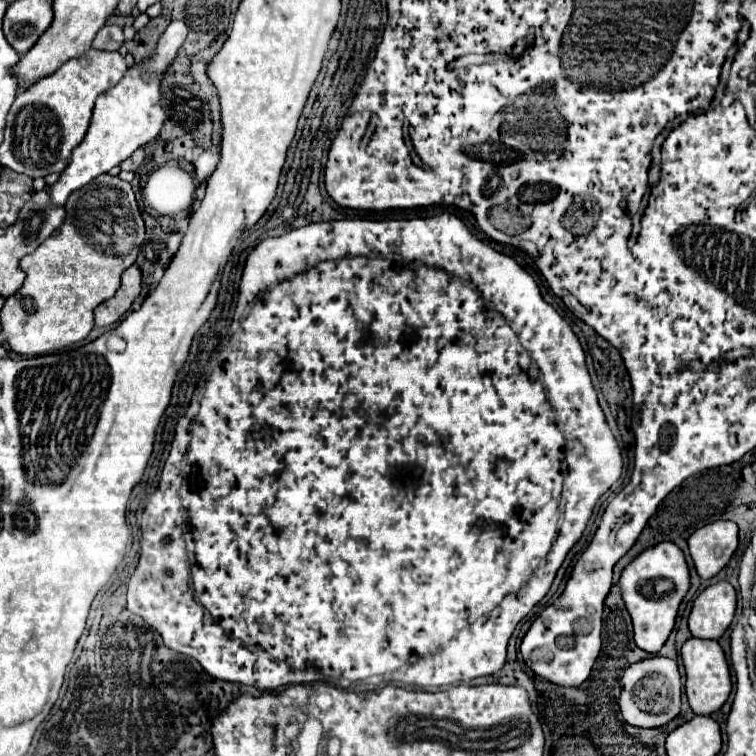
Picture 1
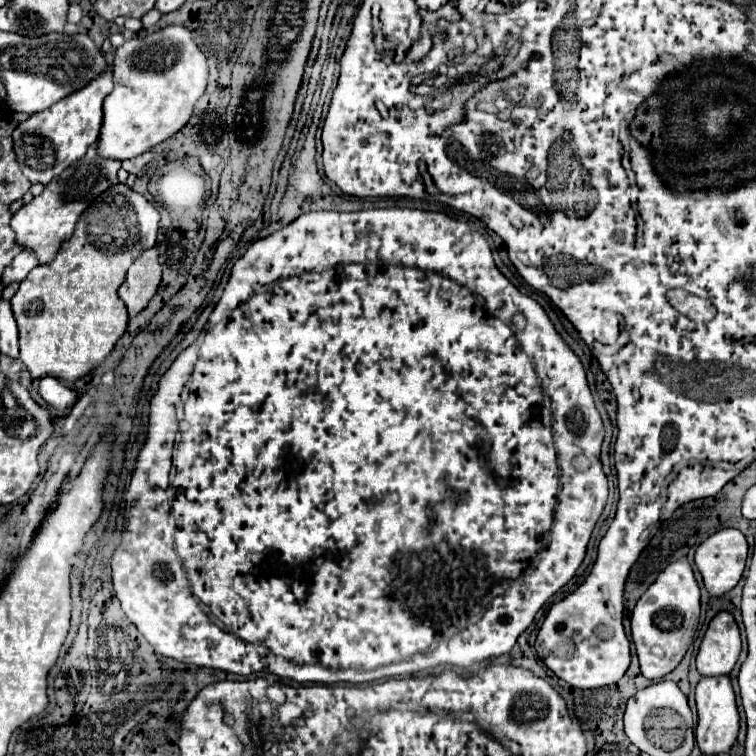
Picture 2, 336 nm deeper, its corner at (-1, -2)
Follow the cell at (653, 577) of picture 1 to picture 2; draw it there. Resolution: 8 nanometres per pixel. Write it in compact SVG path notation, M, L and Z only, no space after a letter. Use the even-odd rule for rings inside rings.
M671 562L639 598L631 614L631 636L645 678L661 680L683 660L699 624L699 610L699 586L689 562Z

